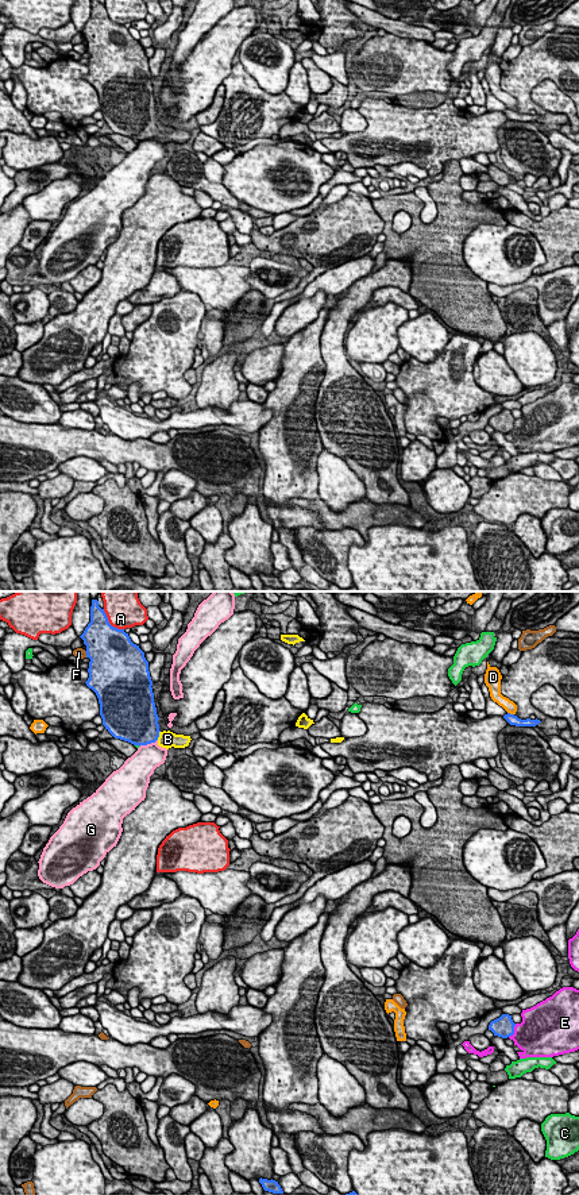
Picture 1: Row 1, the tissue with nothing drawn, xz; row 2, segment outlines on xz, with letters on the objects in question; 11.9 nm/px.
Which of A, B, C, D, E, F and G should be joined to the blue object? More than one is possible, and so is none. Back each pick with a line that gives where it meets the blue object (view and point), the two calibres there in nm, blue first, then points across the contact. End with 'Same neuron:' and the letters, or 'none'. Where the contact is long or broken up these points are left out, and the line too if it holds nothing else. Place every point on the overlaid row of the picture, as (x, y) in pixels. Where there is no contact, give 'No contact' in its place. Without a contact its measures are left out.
B: Touches blue at xz (158, 735). Thickness 440 nm (blue) against 190 nm. Path across: xz (139, 727), (158, 735), (168, 739)
Same neuron: B

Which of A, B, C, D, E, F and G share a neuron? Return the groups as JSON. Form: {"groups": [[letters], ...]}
{"groups": [["A"], ["B"], ["C"], ["D"], ["E"], ["F"], ["G"]]}

